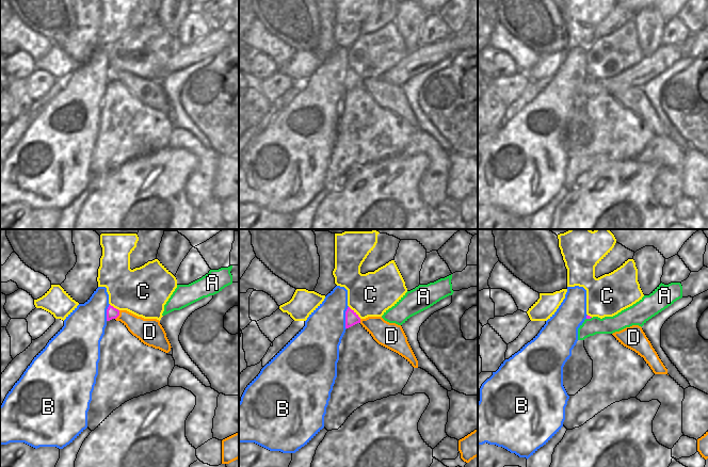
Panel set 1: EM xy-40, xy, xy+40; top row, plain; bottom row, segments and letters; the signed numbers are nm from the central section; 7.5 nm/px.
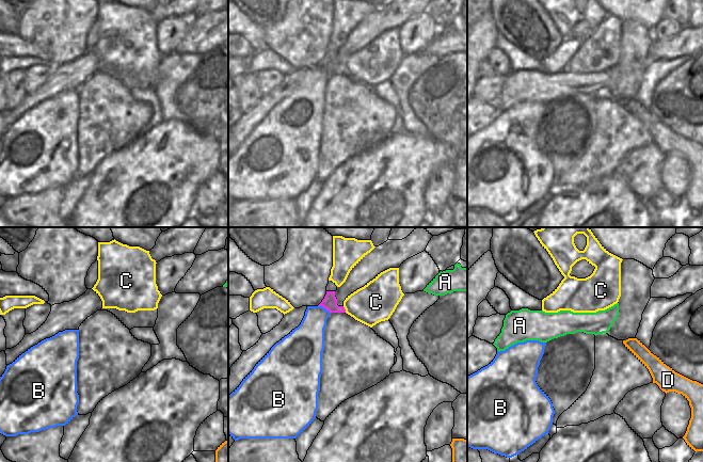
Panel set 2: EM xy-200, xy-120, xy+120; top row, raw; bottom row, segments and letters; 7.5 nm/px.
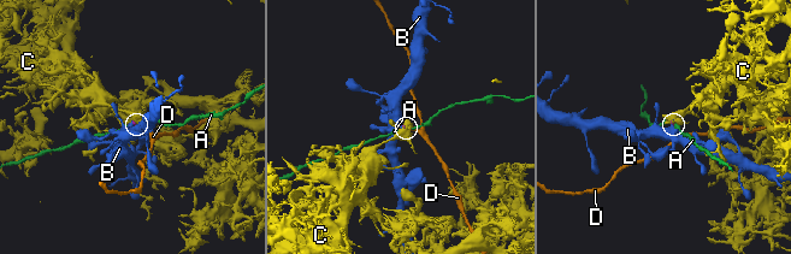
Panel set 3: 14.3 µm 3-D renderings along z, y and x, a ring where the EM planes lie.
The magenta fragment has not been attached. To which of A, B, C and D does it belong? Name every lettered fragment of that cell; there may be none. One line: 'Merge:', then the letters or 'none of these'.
Merge: D

